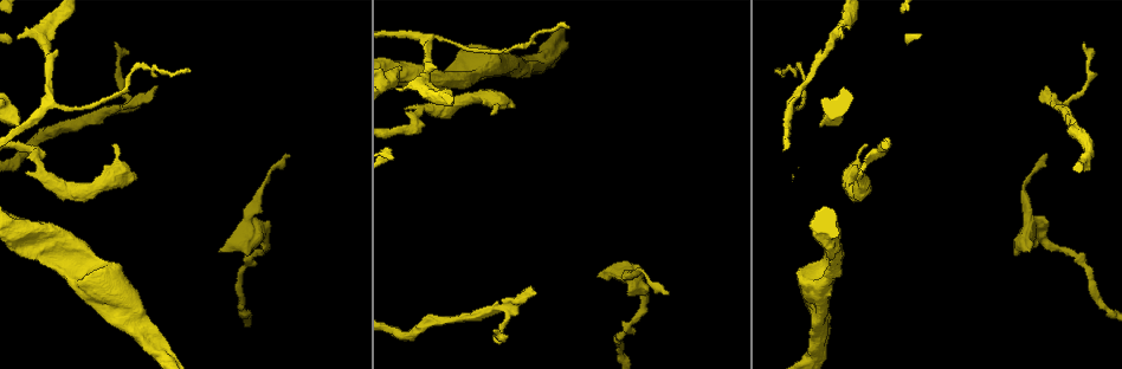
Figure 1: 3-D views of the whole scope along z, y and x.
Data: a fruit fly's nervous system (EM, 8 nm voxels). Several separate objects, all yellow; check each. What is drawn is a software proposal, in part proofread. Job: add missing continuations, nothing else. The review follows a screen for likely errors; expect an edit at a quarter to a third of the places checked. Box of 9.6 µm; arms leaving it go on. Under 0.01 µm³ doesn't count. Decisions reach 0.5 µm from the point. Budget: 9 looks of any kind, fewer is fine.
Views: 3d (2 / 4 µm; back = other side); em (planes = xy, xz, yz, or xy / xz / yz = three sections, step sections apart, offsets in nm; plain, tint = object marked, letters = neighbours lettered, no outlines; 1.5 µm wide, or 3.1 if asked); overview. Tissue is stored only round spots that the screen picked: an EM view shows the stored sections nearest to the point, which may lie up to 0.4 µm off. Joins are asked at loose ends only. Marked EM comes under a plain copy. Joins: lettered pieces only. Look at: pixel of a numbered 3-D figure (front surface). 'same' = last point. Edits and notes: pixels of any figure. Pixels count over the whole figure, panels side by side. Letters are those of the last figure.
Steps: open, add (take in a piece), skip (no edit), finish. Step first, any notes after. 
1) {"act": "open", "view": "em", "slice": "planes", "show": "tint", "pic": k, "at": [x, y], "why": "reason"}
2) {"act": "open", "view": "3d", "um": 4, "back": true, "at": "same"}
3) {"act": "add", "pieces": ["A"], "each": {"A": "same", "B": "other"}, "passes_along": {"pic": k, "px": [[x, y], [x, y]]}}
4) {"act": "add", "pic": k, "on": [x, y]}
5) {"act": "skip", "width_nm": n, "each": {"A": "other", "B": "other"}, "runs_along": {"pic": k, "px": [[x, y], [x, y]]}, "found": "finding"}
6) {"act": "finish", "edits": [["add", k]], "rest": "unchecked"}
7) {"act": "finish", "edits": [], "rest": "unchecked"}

{"act": "open", "view": "em", "slice": "yz", "step": 4, "show": "tint", "pic": 1, "at": [837, 251], "why": "stops while still wide"}

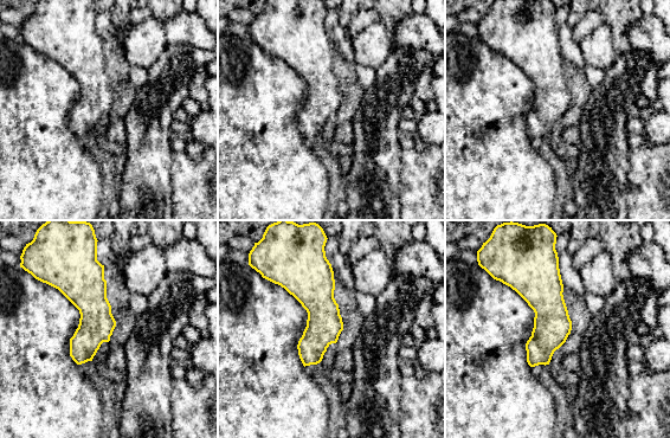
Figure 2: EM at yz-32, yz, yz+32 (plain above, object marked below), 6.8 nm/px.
{"act": "open", "view": "em", "slice": "planes", "show": "letters", "at": "same", "why": "cut it another way"}

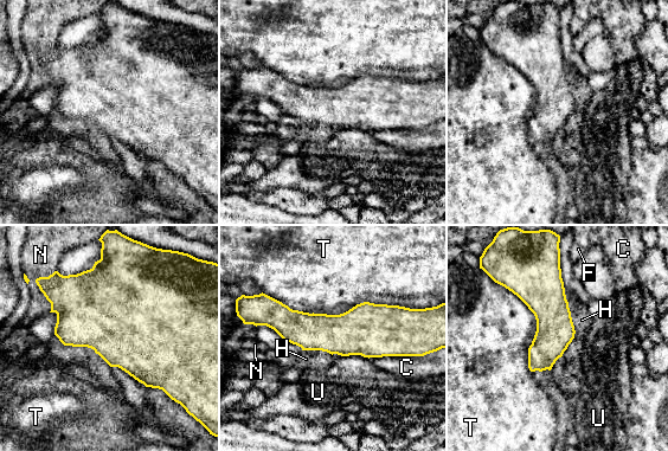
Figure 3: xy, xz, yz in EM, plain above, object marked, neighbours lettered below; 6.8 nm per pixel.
{"act": "skip", "each": {"C": "other", "F": "other", "H": "other", "N": "other", "T": "other", "U": "other"}, "border": {"pic": 3, "px": [[569, 303], [575, 337], [561, 355]]}, "found": "no lettered piece goes on from it"}

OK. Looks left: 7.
{"act": "open", "view": "3d", "um": 4, "pic": 1, "at": [569, 29], "why": "tapers out"}

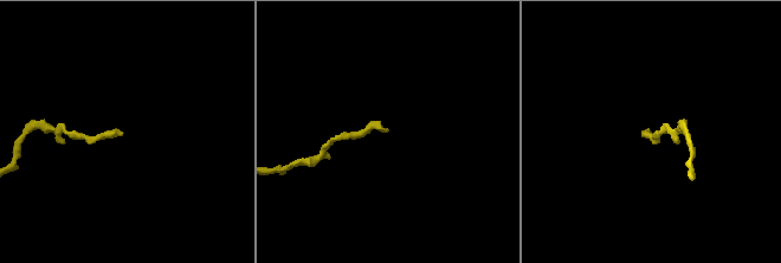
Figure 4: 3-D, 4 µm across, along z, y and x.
{"act": "open", "view": "em", "slice": "yz", "step": 8, "show": "letters", "pic": 4, "at": [387, 132], "why": "shape alone is not enough"}

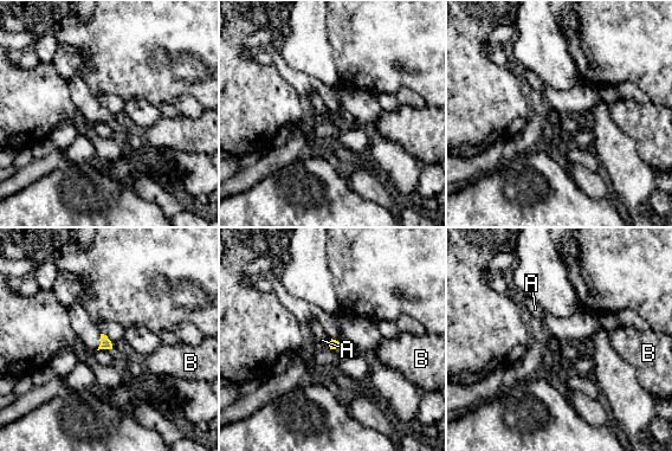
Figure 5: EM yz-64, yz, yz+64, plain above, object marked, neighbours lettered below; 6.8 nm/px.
{"act": "open", "view": "em", "slice": "planes", "show": "letters", "at": "same", "why": "another direction"}

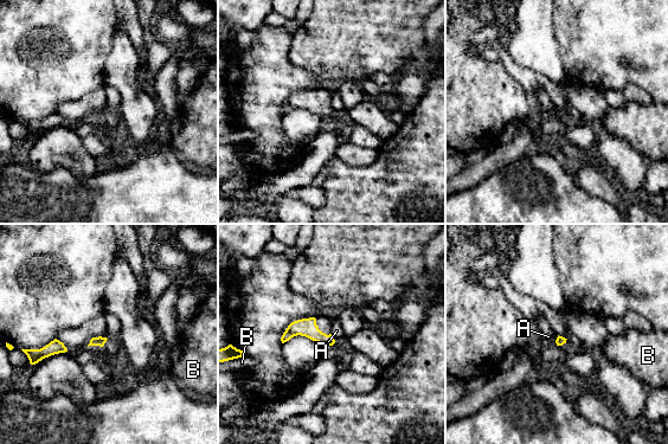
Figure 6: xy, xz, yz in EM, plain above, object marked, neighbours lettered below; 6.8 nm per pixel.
{"act": "skip", "longest_contact_nm": ["A", 70], "each": {"A": "other", "B": "other"}, "border": {"pic": 6, "px": [[331, 333], [335, 340]]}, "found": "no lettered piece goes on from it"}

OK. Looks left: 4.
{"act": "open", "view": "em", "slice": "xy", "step": 4, "show": "letters", "pic": 1, "at": [218, 252], "why": "branch stops here"}

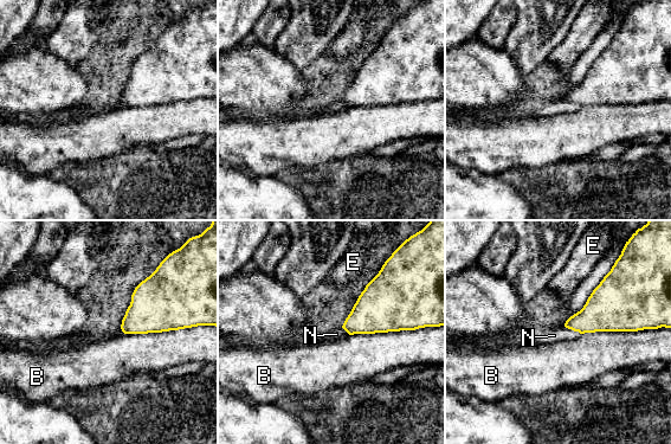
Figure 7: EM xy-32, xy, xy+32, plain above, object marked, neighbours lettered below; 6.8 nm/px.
{"act": "skip", "each": {"B": "other", "E": "other", "N": "other"}, "border": {"pic": 7, "px": [[563, 326], [580, 334]]}, "found": "none of them fits"}

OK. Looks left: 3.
{"act": "open", "view": "3d", "um": 2, "pic": 1, "at": [115, 44], "why": "branch stops here"}

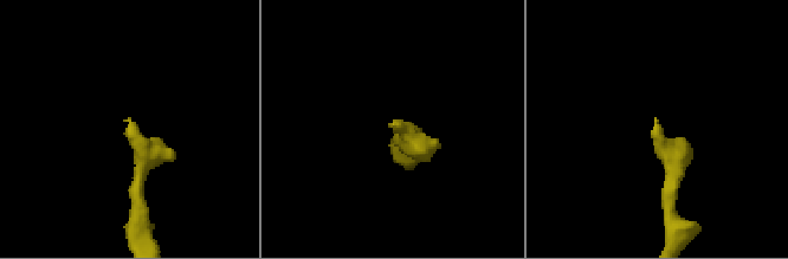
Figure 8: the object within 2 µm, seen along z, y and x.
{"act": "open", "view": "em", "slice": "planes", "show": "letters", "pic": 8, "at": [657, 127], "why": "shape alone is not enough"}

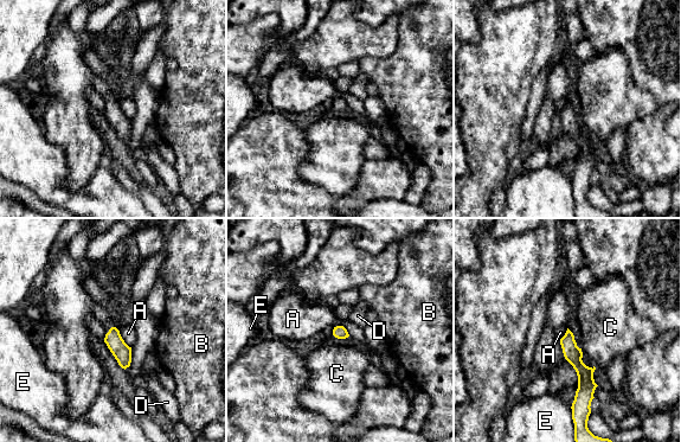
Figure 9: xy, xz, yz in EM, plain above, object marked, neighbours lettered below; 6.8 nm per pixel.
{"act": "skip", "width_nm": 90, "each": {"A": "other", "B": "other", "C": "other", "D": "other", "E": "other"}, "runs_along": {"pic": 9, "px": [[569, 334], [584, 372], [580, 402]]}, "found": "none of them fits"}

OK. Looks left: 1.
{"act": "finish", "edits": [], "rest": "unchecked"}

